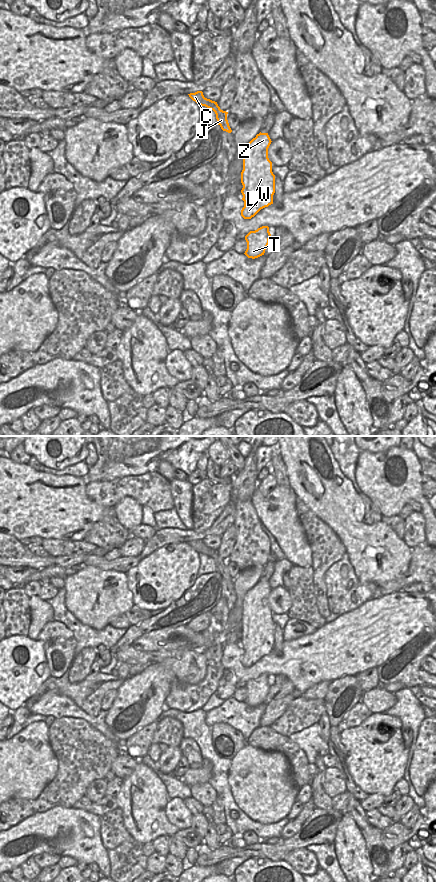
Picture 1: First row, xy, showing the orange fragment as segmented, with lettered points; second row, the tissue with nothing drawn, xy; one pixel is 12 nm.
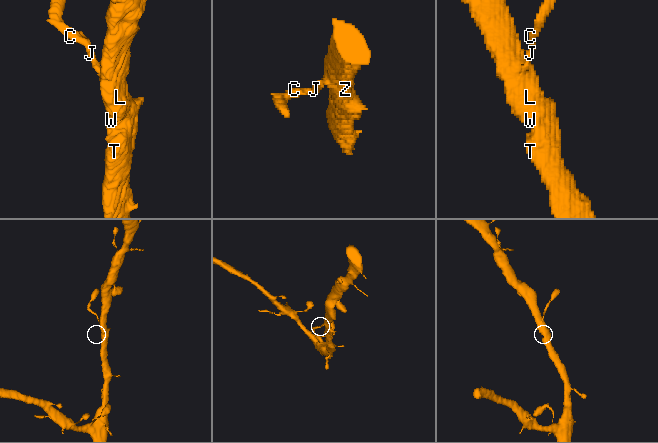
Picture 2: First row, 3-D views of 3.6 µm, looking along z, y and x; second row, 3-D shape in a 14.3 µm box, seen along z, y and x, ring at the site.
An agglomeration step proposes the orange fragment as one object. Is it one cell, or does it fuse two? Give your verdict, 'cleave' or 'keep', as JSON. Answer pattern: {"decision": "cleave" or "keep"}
{"decision": "keep"}

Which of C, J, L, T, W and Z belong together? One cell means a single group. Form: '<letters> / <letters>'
C J L T W Z

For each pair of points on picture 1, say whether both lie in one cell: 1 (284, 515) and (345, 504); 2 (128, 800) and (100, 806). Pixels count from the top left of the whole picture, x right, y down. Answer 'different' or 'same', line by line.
1: different
2: different

